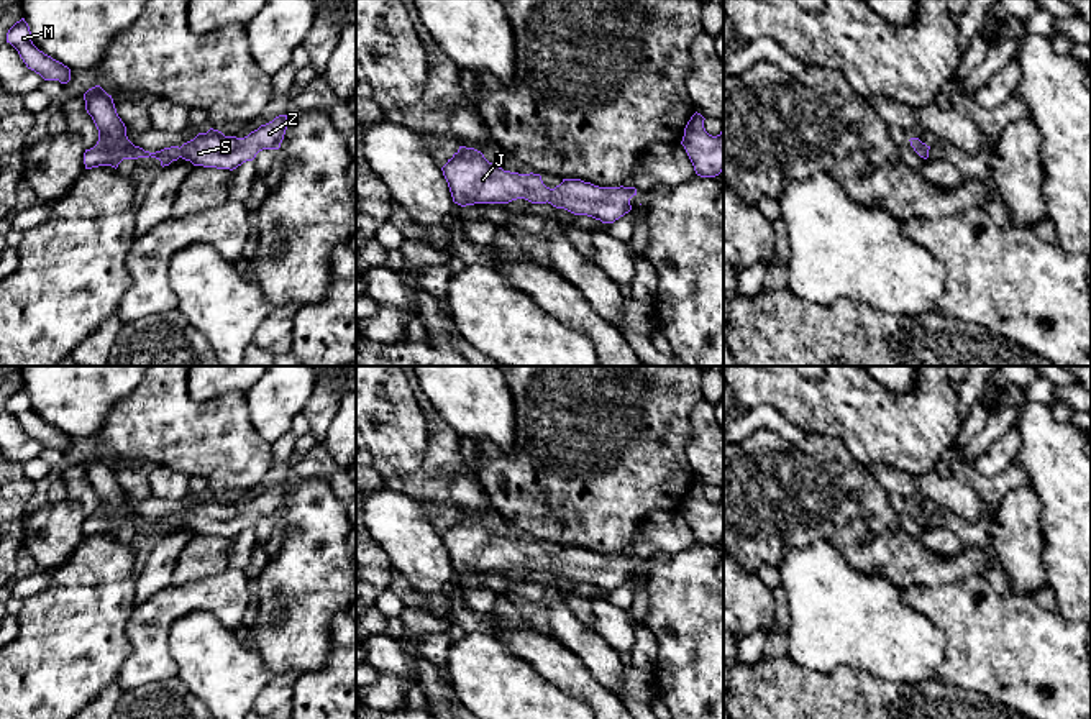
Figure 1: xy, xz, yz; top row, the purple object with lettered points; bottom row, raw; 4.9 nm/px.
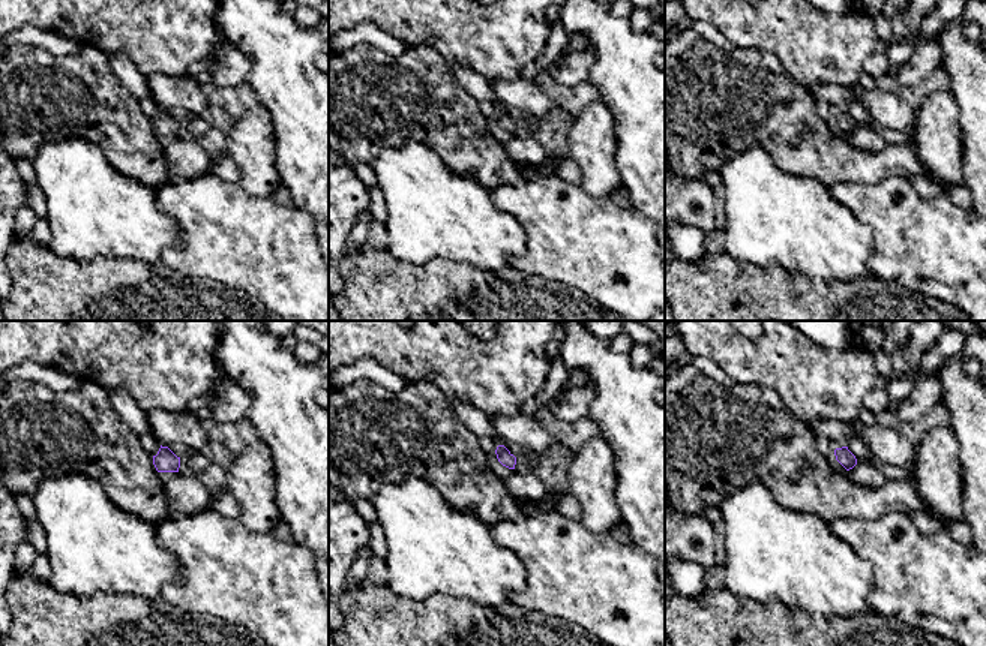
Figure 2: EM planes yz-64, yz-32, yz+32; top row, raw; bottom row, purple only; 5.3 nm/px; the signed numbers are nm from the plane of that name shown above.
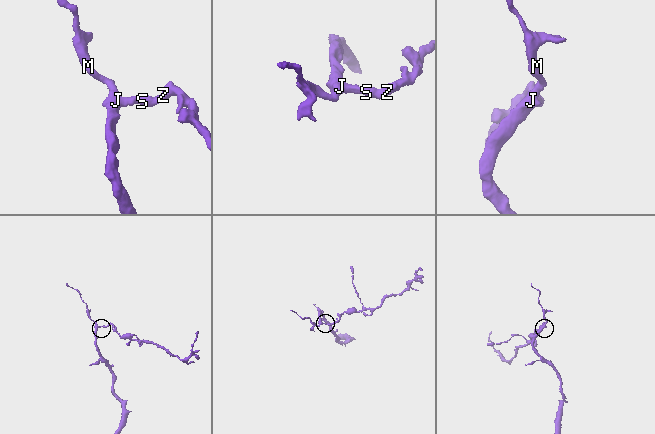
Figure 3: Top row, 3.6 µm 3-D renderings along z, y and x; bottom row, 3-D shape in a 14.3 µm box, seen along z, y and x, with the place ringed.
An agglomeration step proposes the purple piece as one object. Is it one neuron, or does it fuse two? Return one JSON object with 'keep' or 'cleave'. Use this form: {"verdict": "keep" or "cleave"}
{"verdict": "keep"}

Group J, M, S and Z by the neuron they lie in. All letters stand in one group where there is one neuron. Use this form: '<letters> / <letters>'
J M S Z

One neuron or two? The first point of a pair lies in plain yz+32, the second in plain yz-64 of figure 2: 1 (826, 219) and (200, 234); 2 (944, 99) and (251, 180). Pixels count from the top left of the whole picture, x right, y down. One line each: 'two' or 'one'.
1: two
2: one

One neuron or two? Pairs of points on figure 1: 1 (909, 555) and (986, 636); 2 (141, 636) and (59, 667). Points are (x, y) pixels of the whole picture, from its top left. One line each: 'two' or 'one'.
1: two
2: two

